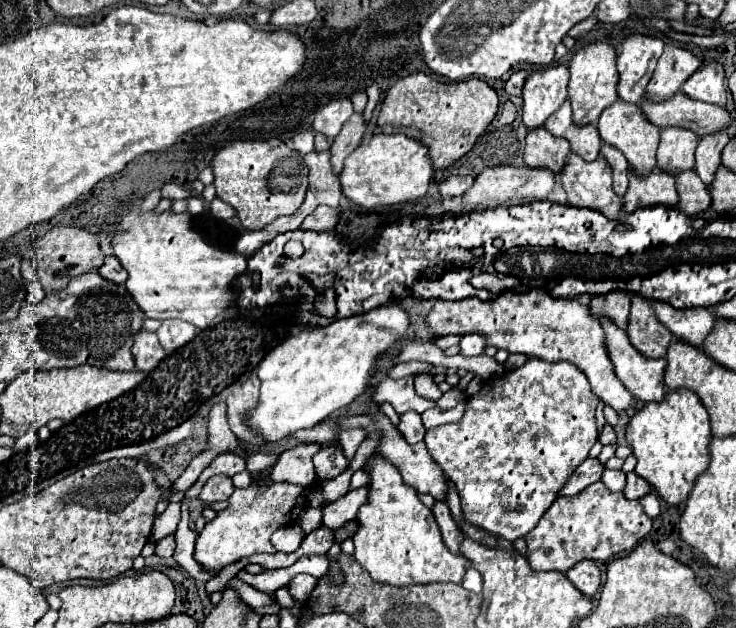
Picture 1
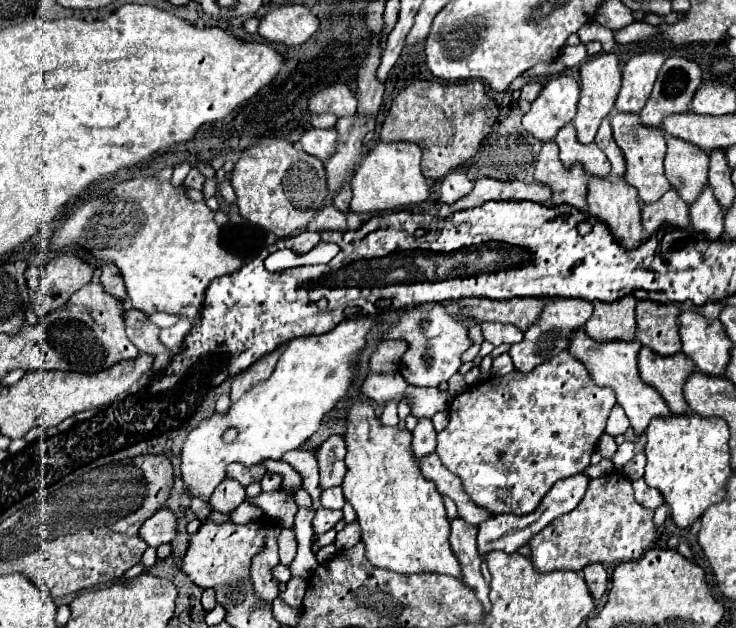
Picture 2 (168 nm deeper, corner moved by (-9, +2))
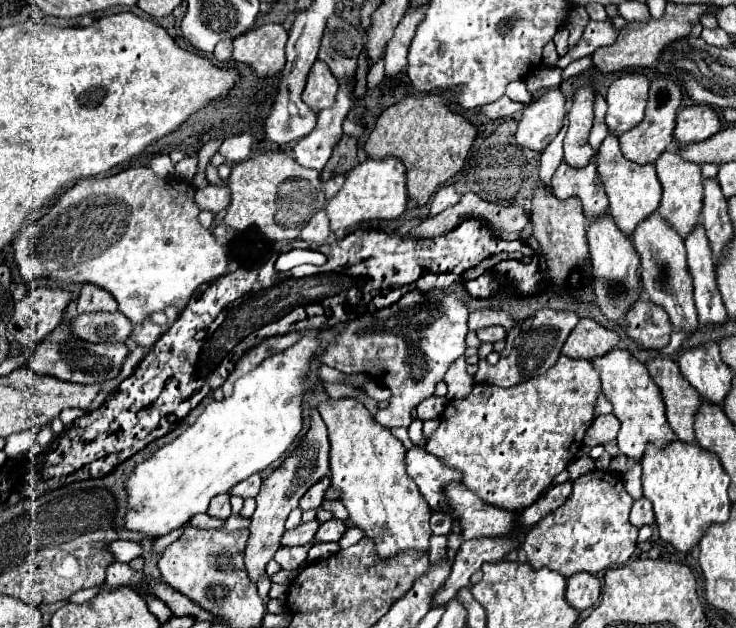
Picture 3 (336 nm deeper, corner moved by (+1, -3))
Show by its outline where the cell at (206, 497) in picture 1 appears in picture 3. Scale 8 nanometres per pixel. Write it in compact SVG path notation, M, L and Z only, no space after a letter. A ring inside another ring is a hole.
M224 493L224 495L214 497L214 501L208 507L208 515L218 517L218 519L228 519L232 515L232 511L230 511L230 495Z

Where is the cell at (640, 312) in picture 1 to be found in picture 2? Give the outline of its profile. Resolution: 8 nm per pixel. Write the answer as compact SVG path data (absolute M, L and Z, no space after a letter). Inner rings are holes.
M640 300L636 308L636 340L656 354L680 352L676 304L656 304L652 300Z

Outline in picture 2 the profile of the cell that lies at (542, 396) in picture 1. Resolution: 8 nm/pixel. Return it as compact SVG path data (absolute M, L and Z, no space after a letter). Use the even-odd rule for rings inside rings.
M560 352L528 374L514 370L506 376L492 376L458 394L452 400L448 426L438 432L436 454L442 464L462 480L474 504L492 514L508 512L526 516L538 508L558 480L574 476L590 466L590 456L604 434L614 404L616 398L610 388L596 386L588 370L576 358L568 356L568 352Z

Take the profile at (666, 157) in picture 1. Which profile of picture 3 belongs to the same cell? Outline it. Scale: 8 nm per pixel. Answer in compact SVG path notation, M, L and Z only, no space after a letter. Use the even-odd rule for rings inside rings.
M666 151L656 159L656 175L662 183L664 195L658 207L658 215L678 231L682 239L686 239L696 225L700 225L700 211L702 211L702 197L704 197L704 187L702 187L702 175L700 175L700 165L694 165L686 159L682 159L676 151Z

